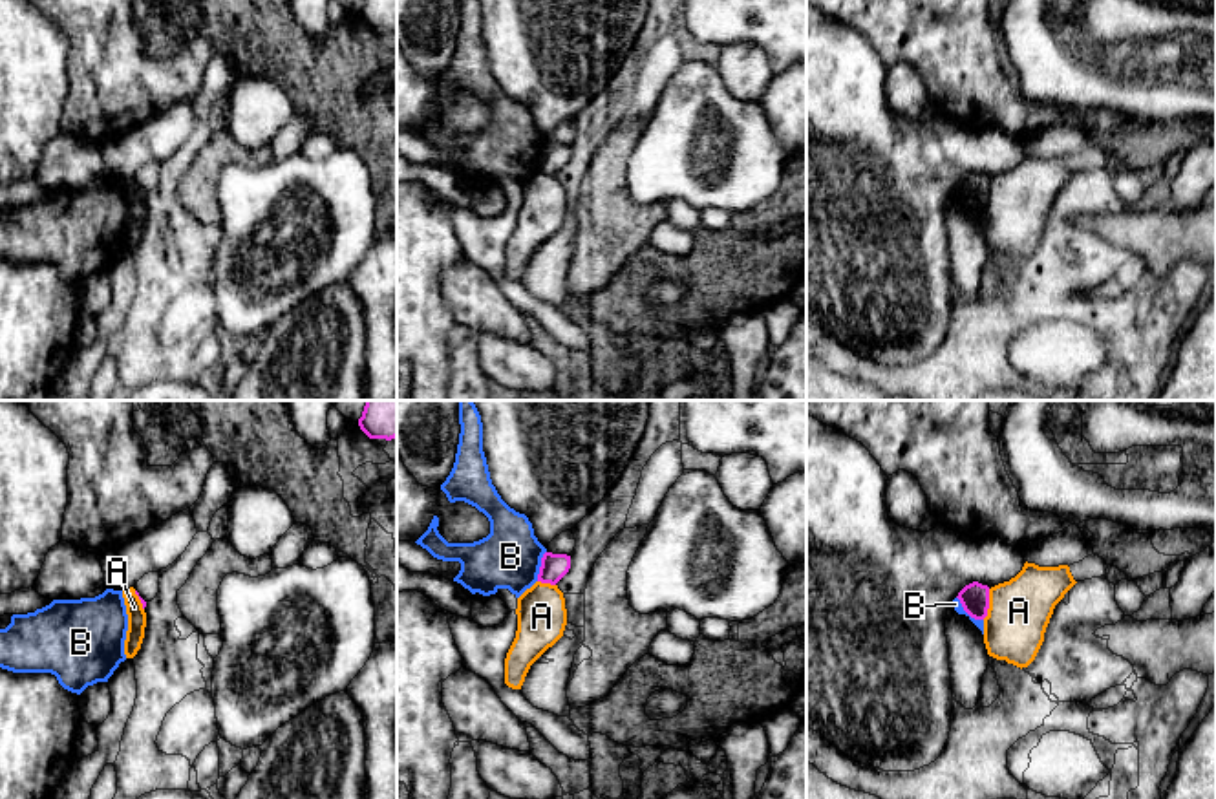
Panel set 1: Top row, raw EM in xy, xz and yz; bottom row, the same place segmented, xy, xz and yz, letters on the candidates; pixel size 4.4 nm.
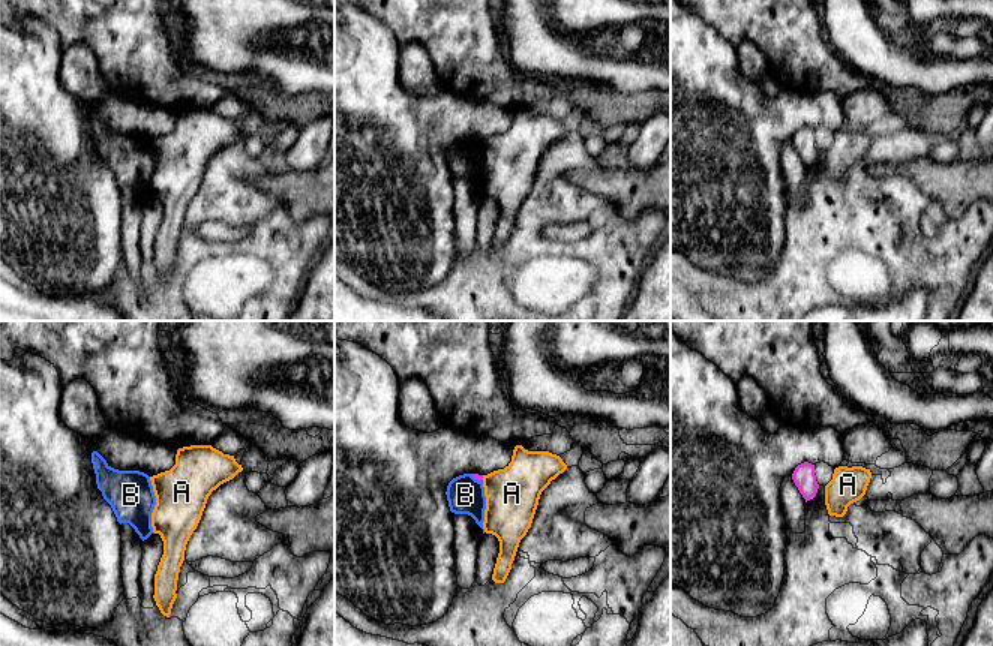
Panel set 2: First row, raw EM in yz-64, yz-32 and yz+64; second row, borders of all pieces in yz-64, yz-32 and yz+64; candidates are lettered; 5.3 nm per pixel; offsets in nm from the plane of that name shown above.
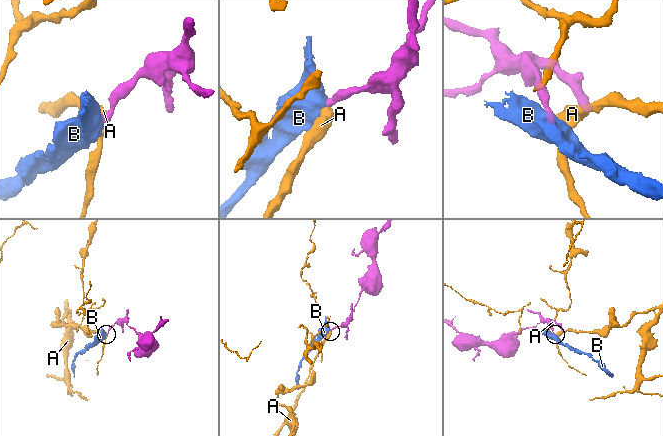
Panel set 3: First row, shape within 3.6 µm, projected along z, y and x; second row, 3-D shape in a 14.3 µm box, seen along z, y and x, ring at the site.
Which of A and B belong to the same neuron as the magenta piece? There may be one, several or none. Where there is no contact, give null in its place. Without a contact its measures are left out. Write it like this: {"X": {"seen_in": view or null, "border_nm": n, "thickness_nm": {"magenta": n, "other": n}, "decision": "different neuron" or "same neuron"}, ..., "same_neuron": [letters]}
{"A": {"seen_in": "yz", "border_nm": 140, "thickness_nm": {"magenta": 130, "other": 280}, "decision": "different neuron"}, "B": {"seen_in": "yz", "border_nm": 160, "thickness_nm": {"magenta": 130, "other": 40}, "decision": "different neuron"}, "same_neuron": []}

